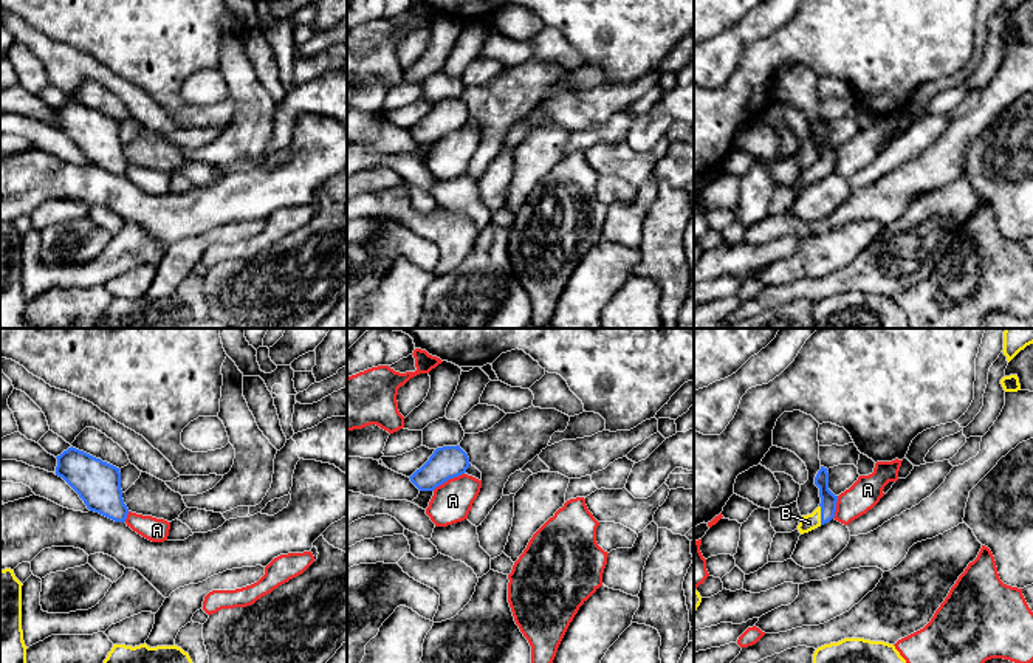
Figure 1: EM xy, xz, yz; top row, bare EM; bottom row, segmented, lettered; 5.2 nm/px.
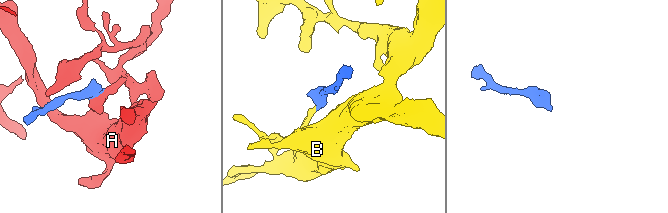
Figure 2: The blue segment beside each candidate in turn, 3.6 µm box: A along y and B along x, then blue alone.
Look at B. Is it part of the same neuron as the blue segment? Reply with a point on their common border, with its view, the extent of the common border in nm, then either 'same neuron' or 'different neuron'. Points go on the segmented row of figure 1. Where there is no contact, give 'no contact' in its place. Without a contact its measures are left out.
yz (821, 515) | 100 nm | same neuron

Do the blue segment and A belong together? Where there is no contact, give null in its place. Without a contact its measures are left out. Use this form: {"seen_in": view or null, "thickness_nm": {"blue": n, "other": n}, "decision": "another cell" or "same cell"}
{"seen_in": "xz", "thickness_nm": {"blue": 170, "other": 200}, "decision": "another cell"}

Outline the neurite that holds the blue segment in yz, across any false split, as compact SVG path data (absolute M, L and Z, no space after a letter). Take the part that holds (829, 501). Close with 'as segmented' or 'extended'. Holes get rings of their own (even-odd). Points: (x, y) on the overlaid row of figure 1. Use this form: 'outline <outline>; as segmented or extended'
outline M821 466L815 477L815 485L819 488L821 503L807 516L802 516L798 525L801 534L808 533L835 517L838 496L829 490L829 469Z; extended

